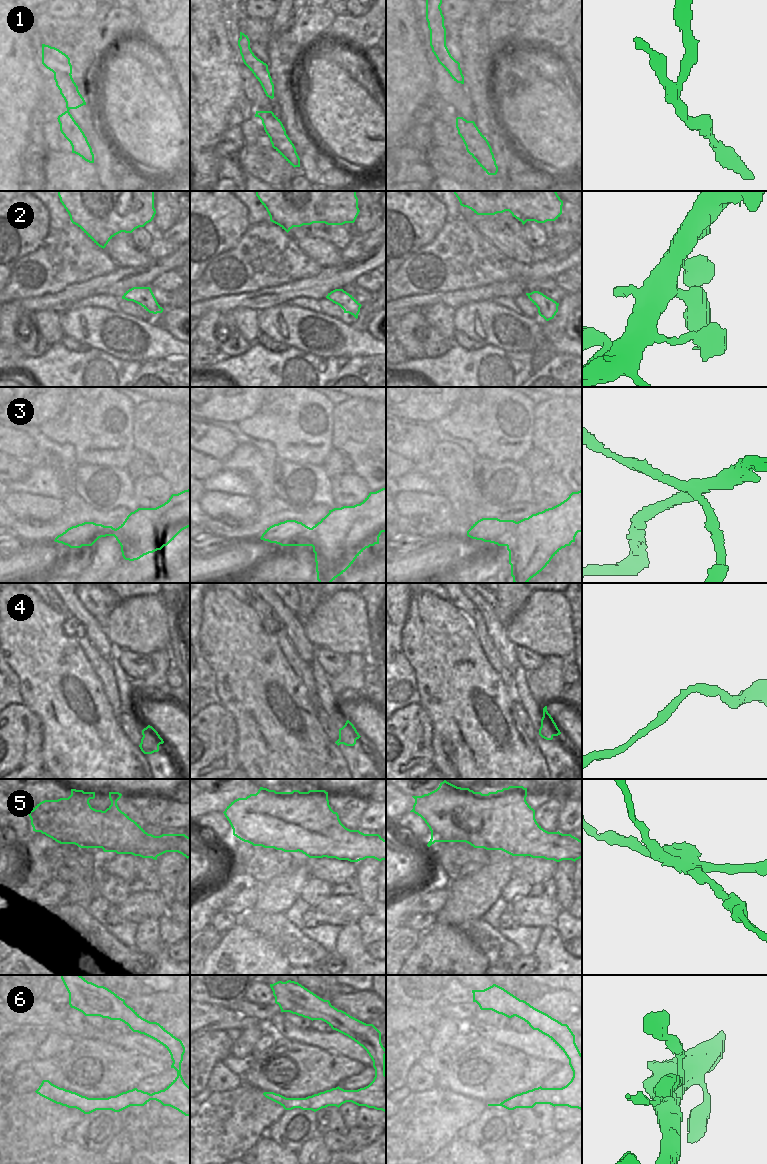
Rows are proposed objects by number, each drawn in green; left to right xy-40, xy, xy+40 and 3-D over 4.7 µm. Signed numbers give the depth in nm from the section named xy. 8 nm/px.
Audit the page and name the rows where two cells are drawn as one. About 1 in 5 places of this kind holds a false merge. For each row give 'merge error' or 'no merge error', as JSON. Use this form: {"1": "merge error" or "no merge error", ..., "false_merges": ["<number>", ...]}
{"1": "merge error", "2": "no merge error", "3": "merge error", "4": "no merge error", "5": "merge error", "6": "no merge error", "false_merges": ["1", "3", "5"]}

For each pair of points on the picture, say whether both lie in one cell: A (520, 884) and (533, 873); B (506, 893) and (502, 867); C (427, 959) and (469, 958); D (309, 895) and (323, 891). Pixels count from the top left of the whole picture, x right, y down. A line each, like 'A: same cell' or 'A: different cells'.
A: different cells
B: different cells
C: same cell
D: same cell

